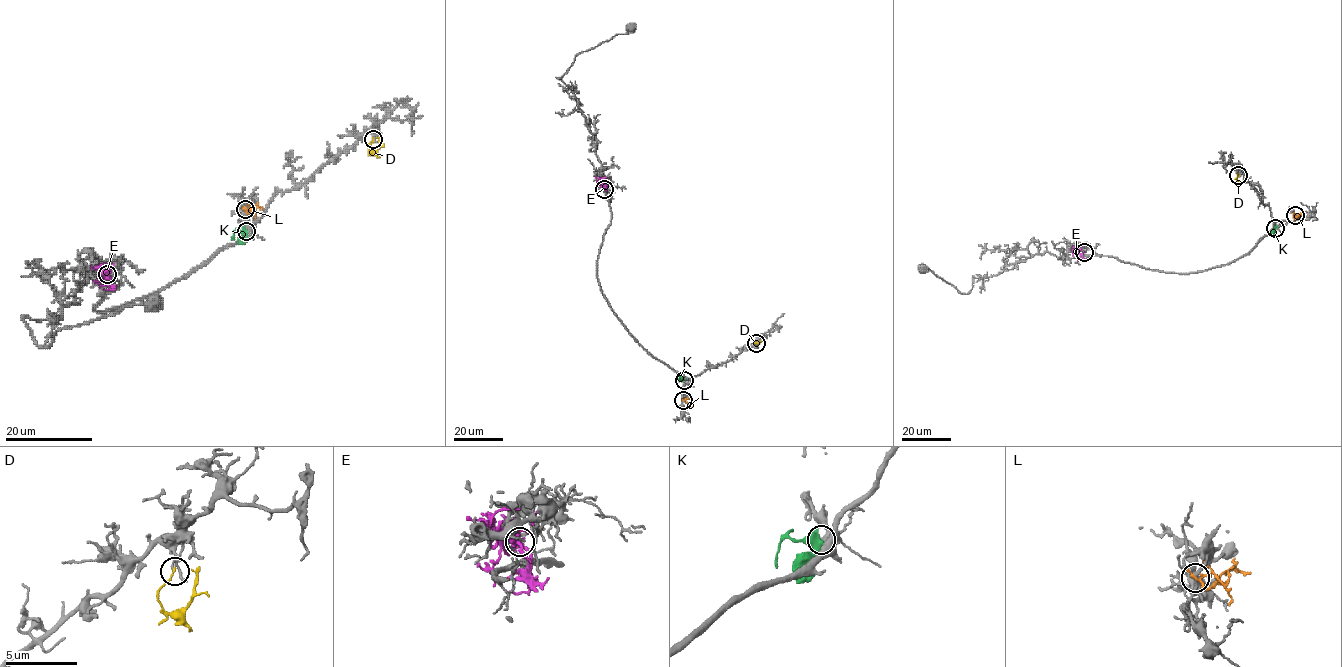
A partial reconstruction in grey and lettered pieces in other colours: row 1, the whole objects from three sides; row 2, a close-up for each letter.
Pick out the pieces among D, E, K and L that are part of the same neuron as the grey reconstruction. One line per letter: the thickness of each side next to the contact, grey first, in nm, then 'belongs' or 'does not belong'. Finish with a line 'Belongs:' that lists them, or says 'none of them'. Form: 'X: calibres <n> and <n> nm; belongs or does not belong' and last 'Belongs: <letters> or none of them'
D: calibres 120 and 70 nm; does not belong
E: calibres 440 and 220 nm; does not belong
K: calibres 440 and 500 nm; does not belong
L: calibres 220 and 200 nm; does not belong
Belongs: none of them

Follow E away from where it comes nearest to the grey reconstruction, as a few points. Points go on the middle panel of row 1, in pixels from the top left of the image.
E: (604, 189), (594, 176)

